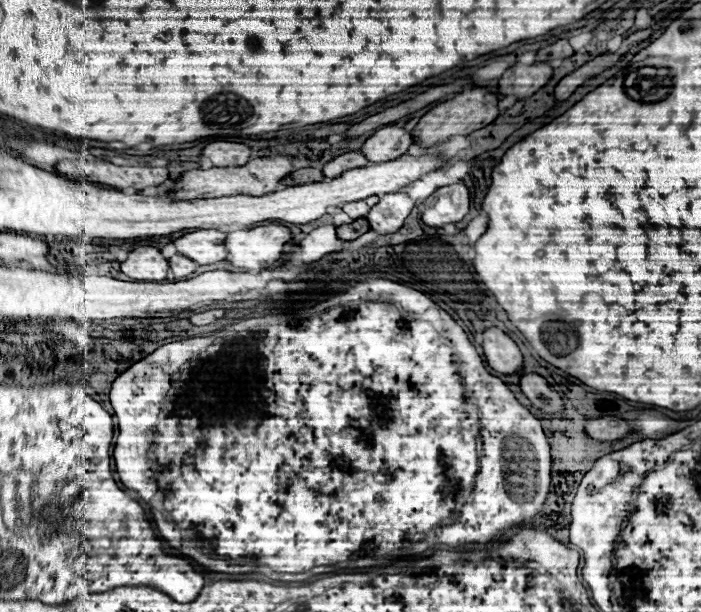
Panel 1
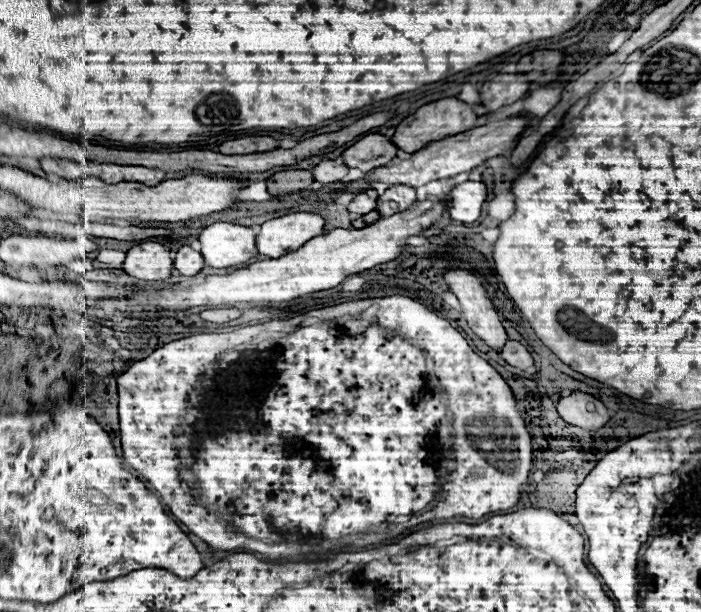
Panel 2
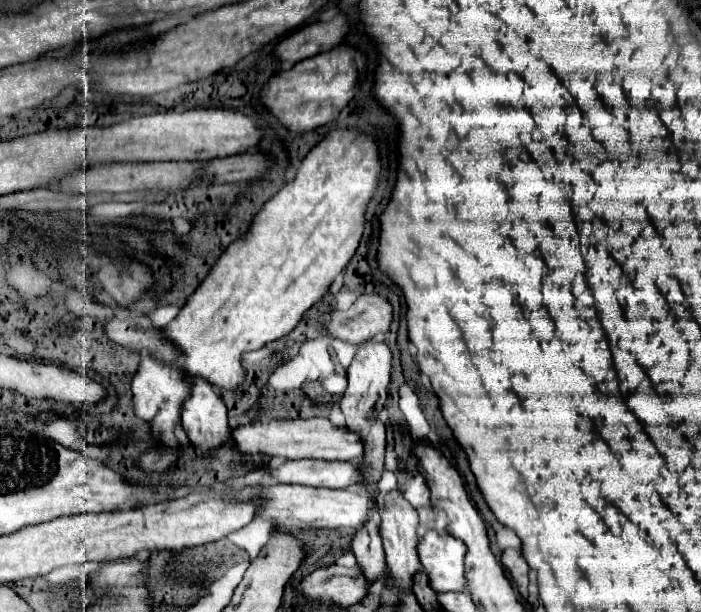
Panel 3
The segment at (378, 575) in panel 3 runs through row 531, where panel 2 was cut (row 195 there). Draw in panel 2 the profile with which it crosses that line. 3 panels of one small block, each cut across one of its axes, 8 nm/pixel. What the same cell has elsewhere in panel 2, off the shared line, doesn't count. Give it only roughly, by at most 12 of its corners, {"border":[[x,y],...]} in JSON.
{"border":[[378,192],[354,196],[348,212],[364,216],[376,208]]}

